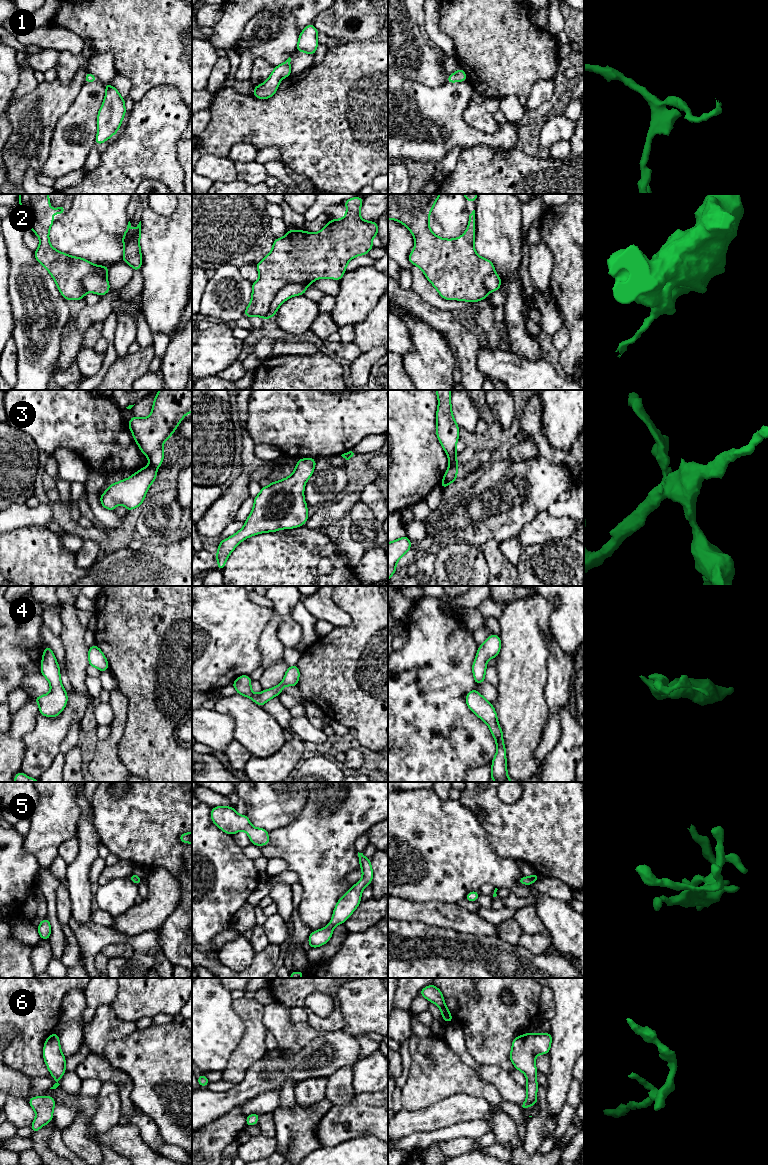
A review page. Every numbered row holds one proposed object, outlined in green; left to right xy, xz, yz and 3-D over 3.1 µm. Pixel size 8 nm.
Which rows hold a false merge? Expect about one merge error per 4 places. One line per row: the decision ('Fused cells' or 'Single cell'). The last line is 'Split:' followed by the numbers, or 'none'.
1: Single cell
2: Fused cells
3: Fused cells
4: Single cell
5: Single cell
6: Single cell
Split: 2, 3

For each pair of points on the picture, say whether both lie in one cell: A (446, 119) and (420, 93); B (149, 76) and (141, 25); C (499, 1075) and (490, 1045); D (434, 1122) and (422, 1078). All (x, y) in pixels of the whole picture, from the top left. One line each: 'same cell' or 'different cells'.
A: same cell
B: same cell
C: different cells
D: different cells

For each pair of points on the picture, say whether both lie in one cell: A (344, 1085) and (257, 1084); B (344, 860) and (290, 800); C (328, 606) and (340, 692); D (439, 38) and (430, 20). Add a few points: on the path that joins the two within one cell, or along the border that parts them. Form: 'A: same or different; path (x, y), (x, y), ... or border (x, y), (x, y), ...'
A: different; border (347, 1065), (341, 1066), (327, 1078)
B: different; border (309, 792), (304, 808), (287, 824), (282, 826)
C: different; border (335, 603), (350, 616), (351, 623), (348, 626)
D: same; path (435, 34), (432, 24)

